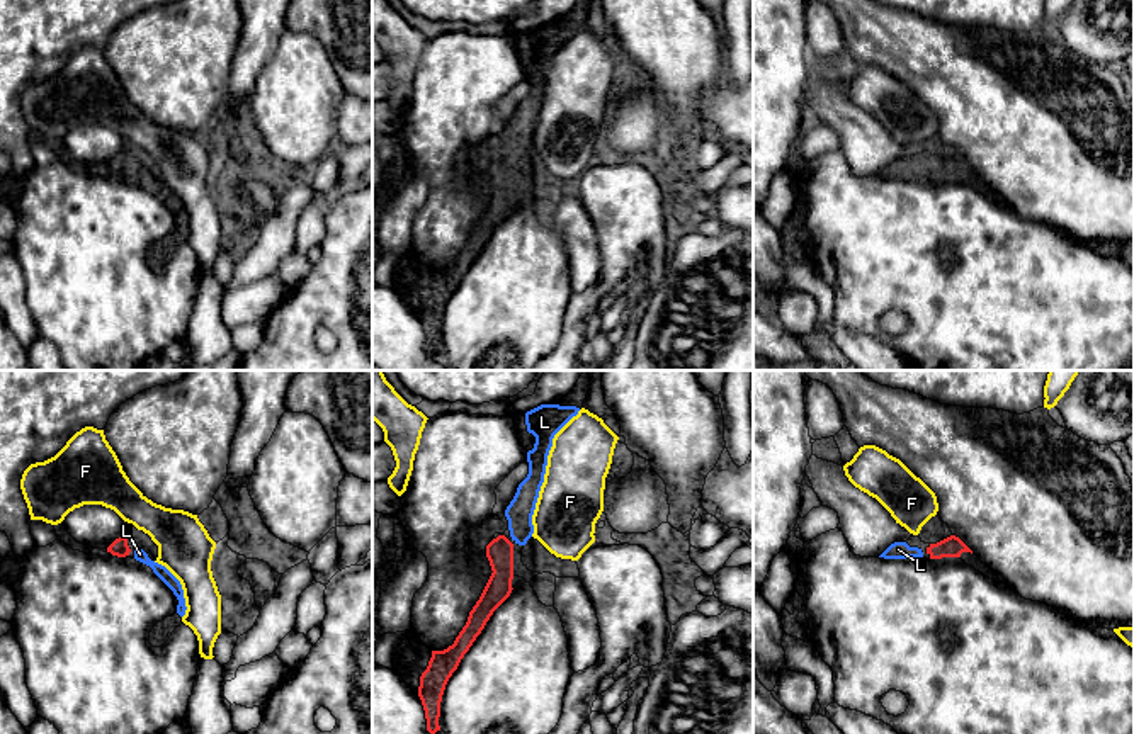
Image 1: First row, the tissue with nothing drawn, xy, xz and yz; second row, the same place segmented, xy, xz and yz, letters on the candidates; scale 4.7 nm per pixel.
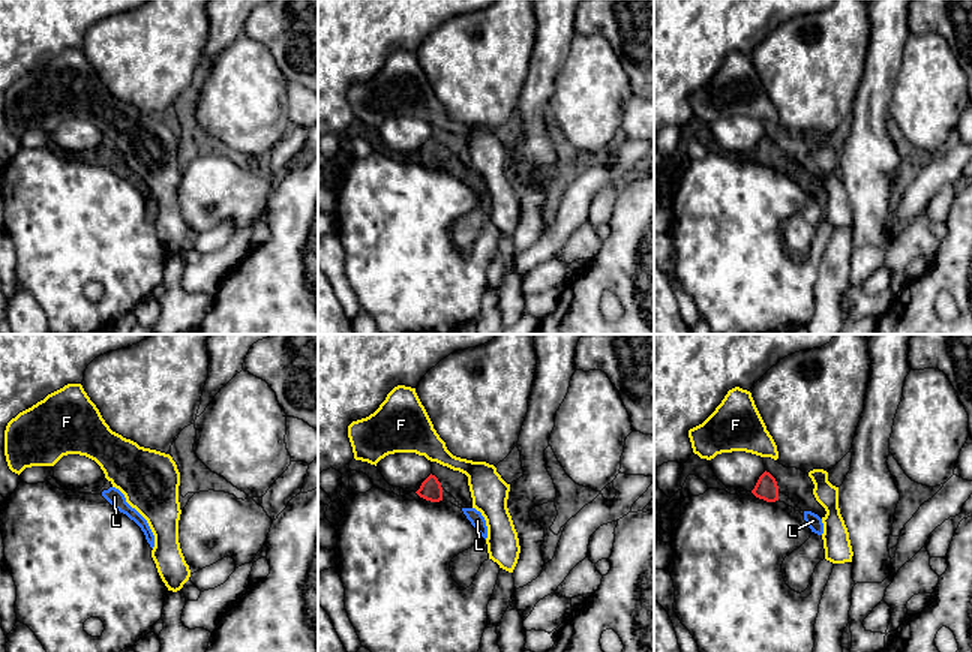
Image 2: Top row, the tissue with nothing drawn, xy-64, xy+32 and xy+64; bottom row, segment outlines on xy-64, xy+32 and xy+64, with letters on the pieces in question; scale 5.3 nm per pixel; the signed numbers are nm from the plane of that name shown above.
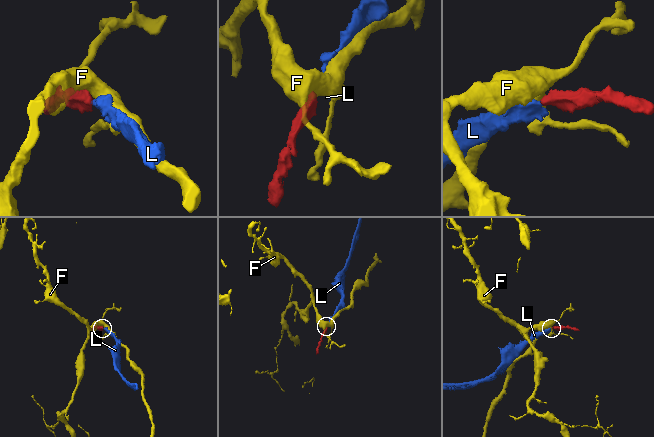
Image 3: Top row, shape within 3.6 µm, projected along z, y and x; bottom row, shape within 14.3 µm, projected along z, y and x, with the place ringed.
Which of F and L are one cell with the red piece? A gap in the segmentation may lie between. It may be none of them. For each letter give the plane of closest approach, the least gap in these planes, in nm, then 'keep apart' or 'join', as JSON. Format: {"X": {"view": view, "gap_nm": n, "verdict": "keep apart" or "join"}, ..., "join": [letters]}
{"F": {"view": "xy", "gap_nm": 70, "verdict": "keep apart"}, "L": {"view": "xz", "gap_nm": 20, "verdict": "join"}, "join": ["L"]}

